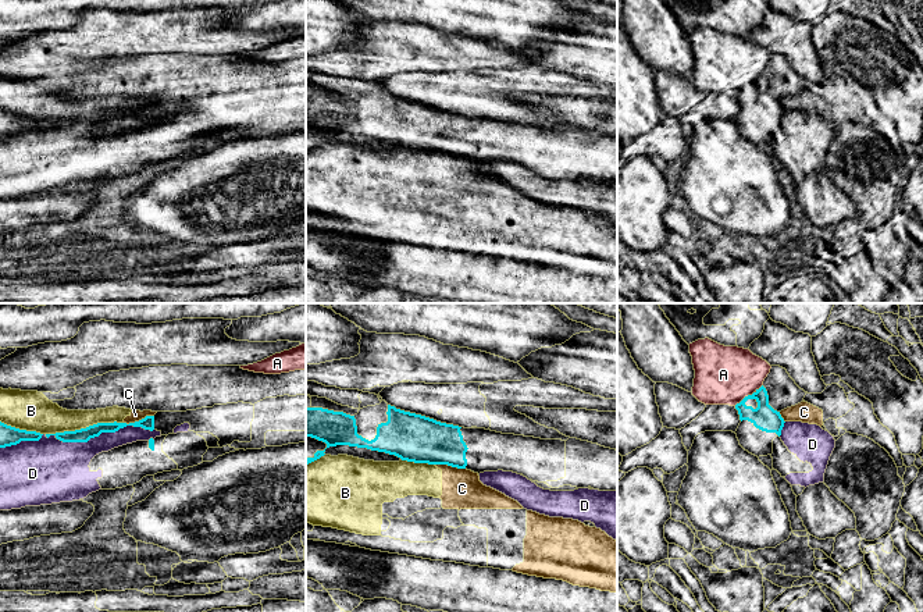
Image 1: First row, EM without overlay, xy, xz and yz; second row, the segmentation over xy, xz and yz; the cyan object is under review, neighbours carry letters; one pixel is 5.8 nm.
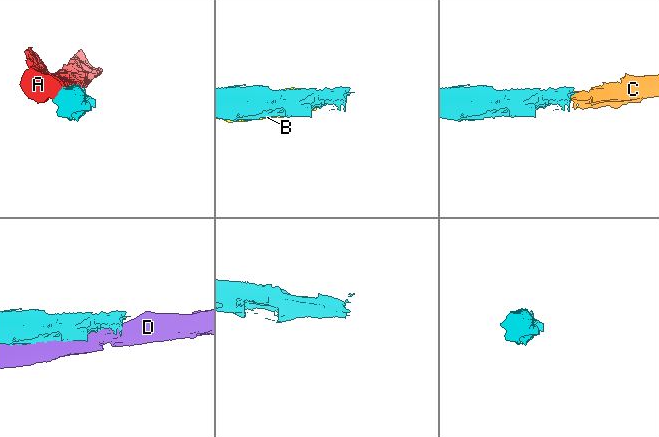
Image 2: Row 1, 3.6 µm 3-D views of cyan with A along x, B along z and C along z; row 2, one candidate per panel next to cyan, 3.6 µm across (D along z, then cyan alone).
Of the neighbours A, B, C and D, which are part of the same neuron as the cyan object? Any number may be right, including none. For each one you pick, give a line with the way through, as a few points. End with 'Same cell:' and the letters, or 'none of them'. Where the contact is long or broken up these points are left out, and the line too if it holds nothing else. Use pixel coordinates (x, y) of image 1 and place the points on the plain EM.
Same cell: none of them

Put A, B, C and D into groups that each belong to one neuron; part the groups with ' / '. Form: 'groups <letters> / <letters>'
groups A / B C / D

